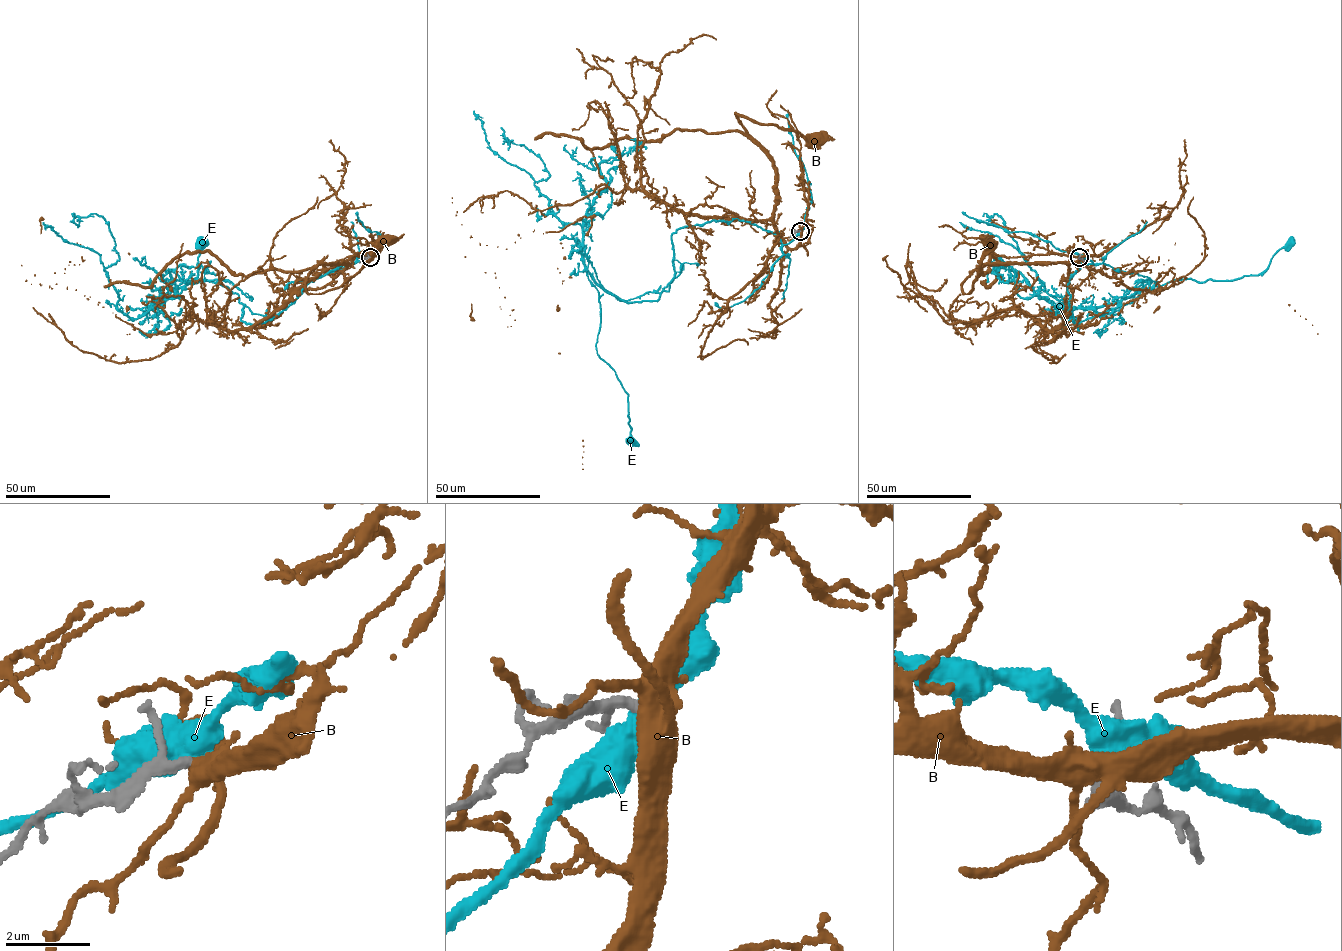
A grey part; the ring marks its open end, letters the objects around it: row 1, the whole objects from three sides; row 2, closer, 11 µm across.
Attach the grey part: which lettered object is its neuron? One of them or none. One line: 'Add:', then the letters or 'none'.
Add: B

